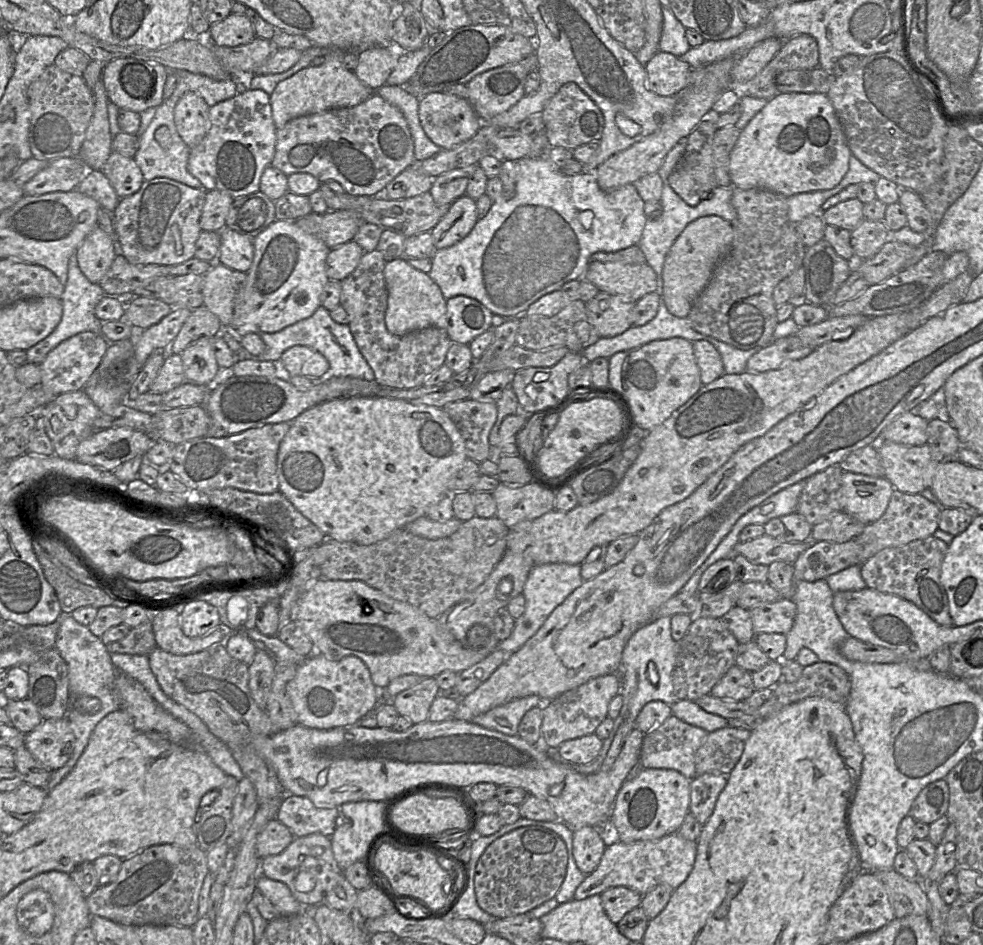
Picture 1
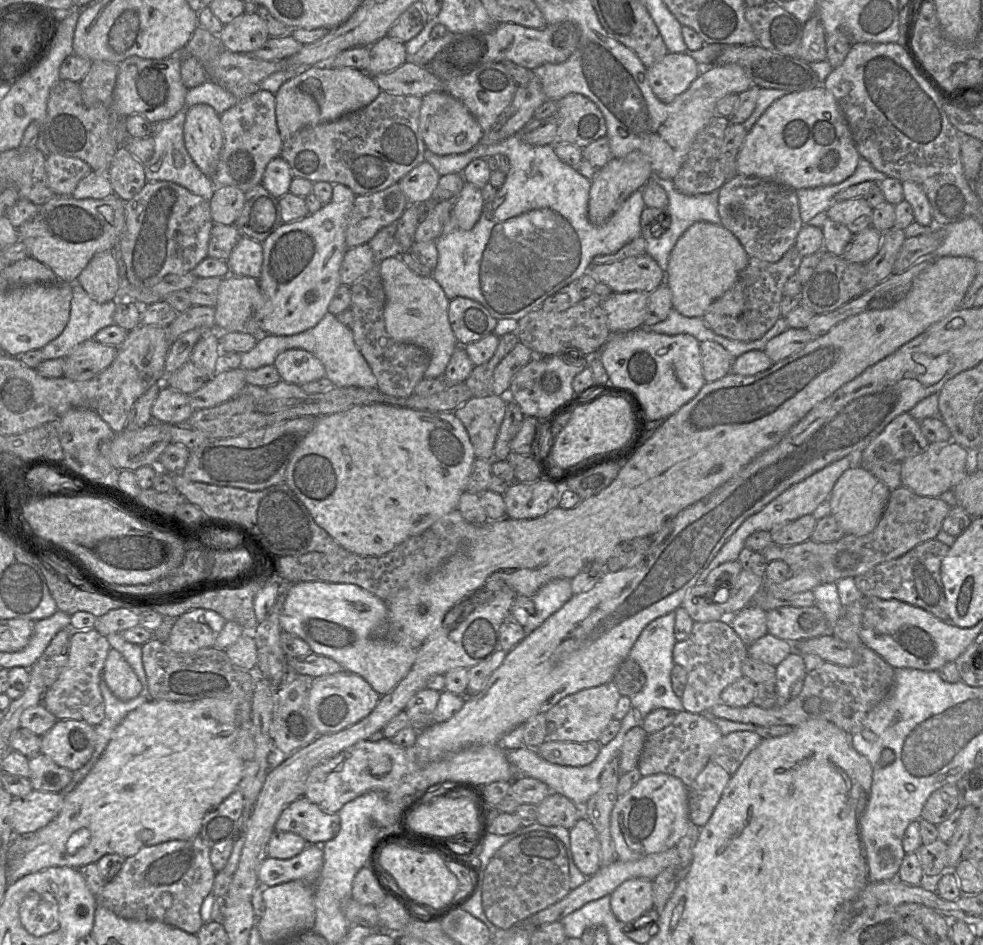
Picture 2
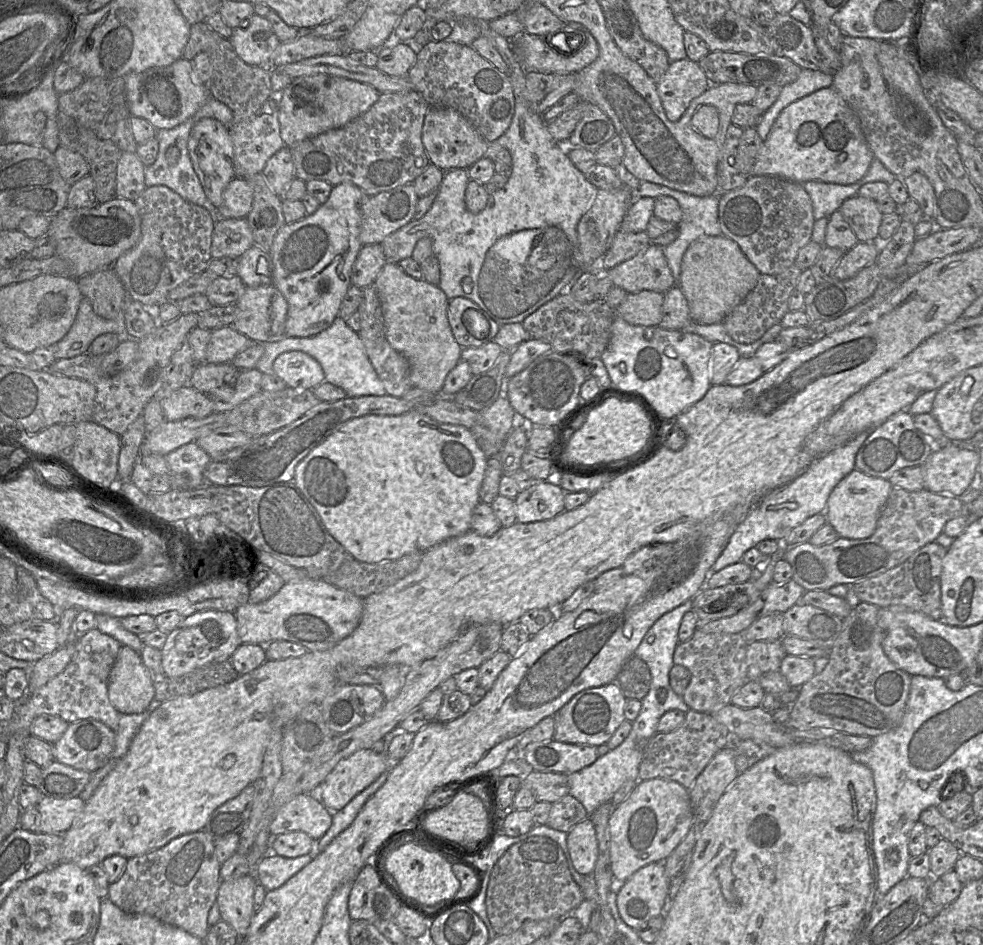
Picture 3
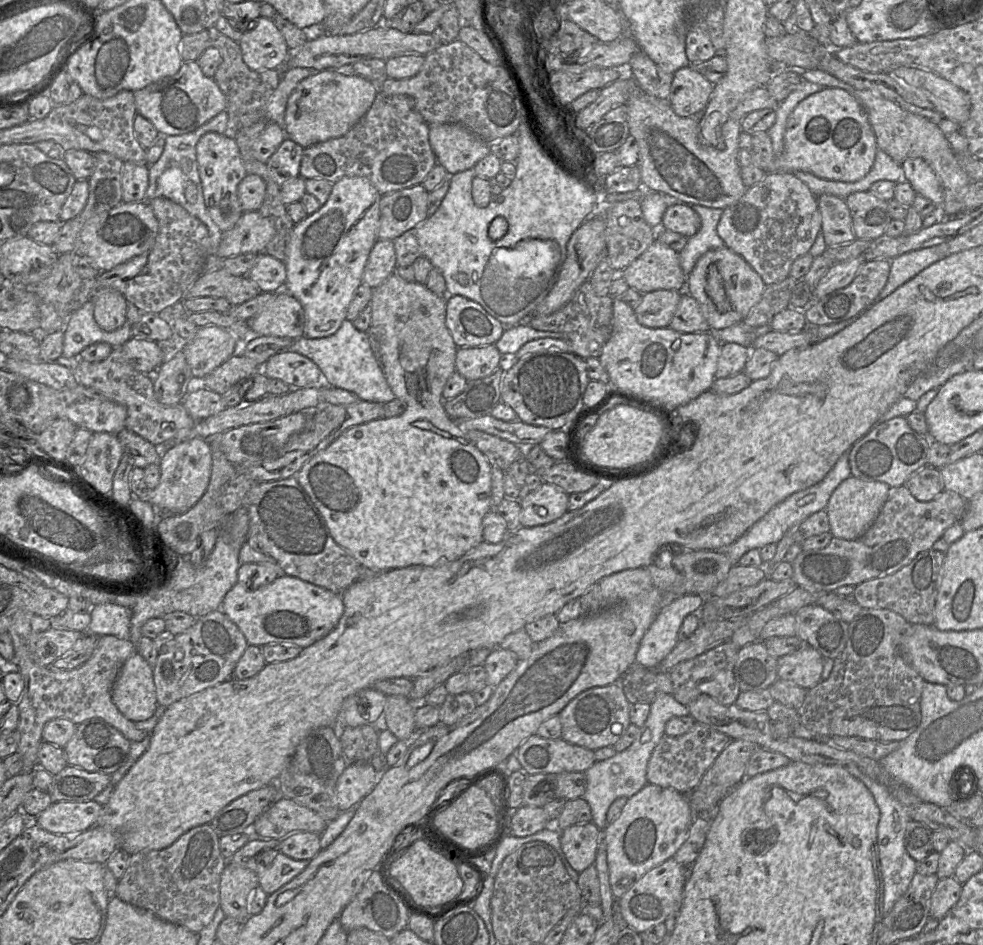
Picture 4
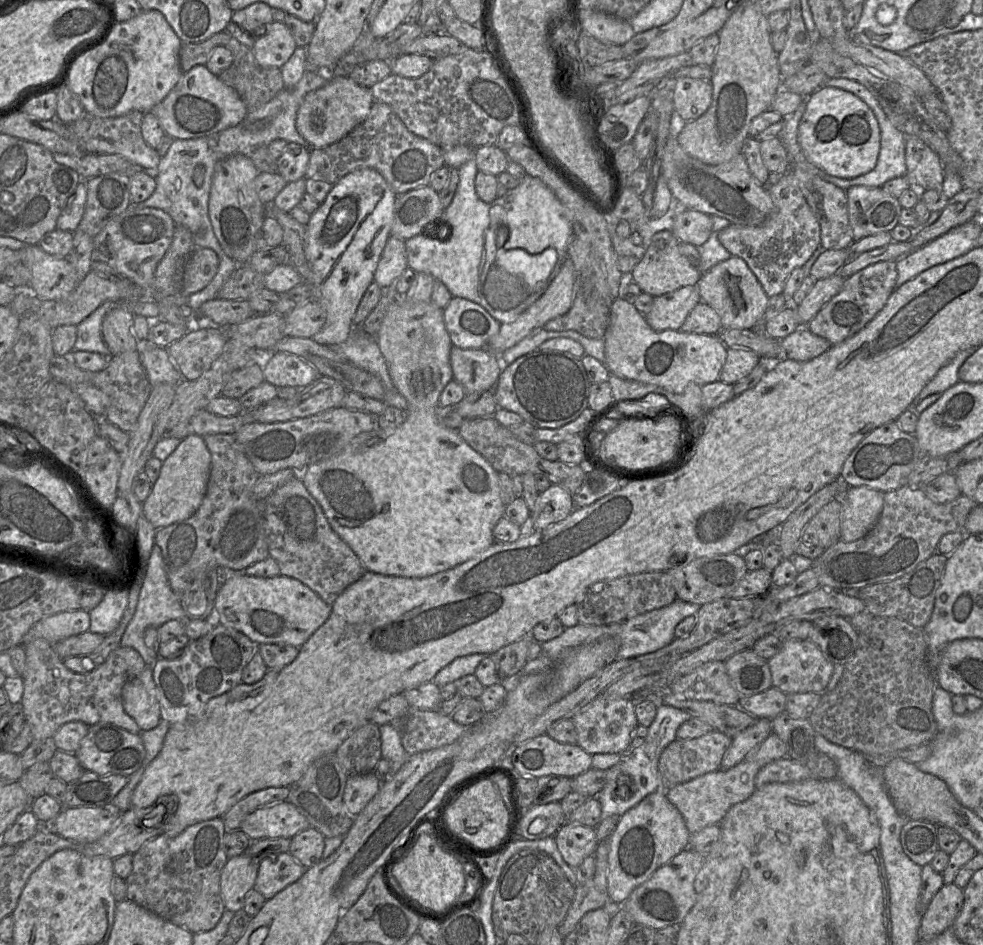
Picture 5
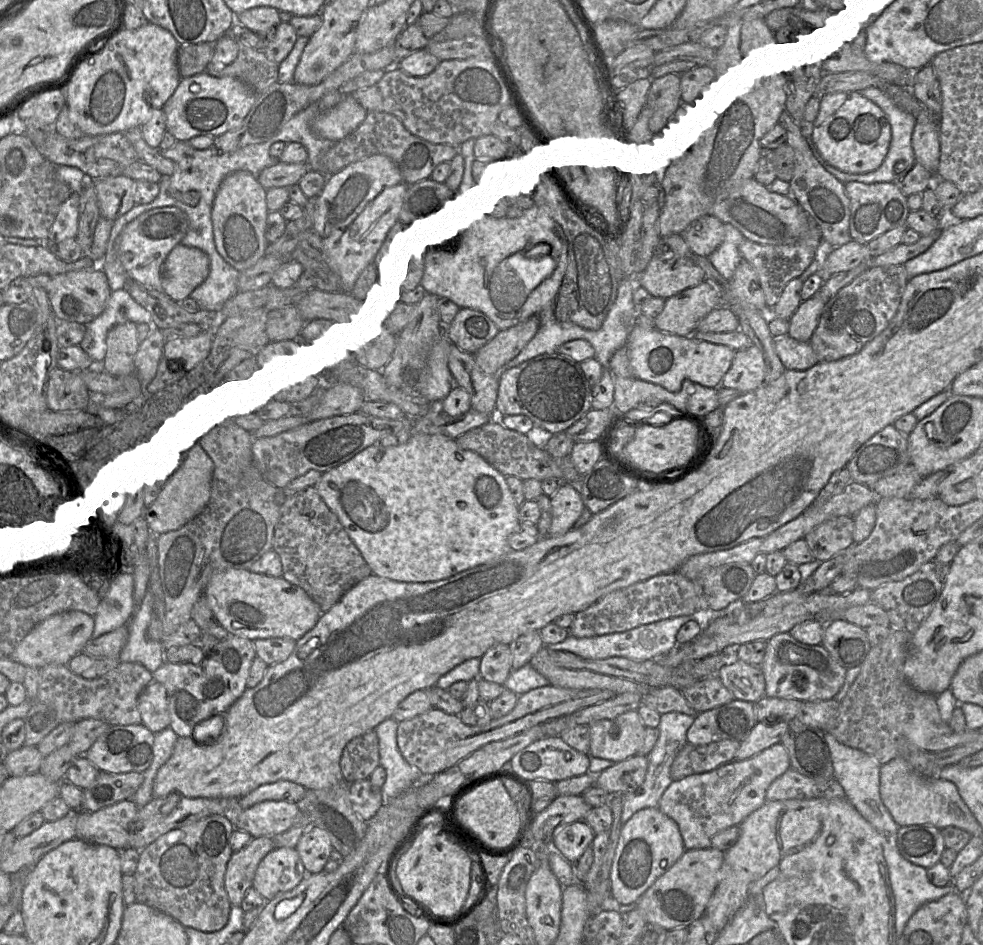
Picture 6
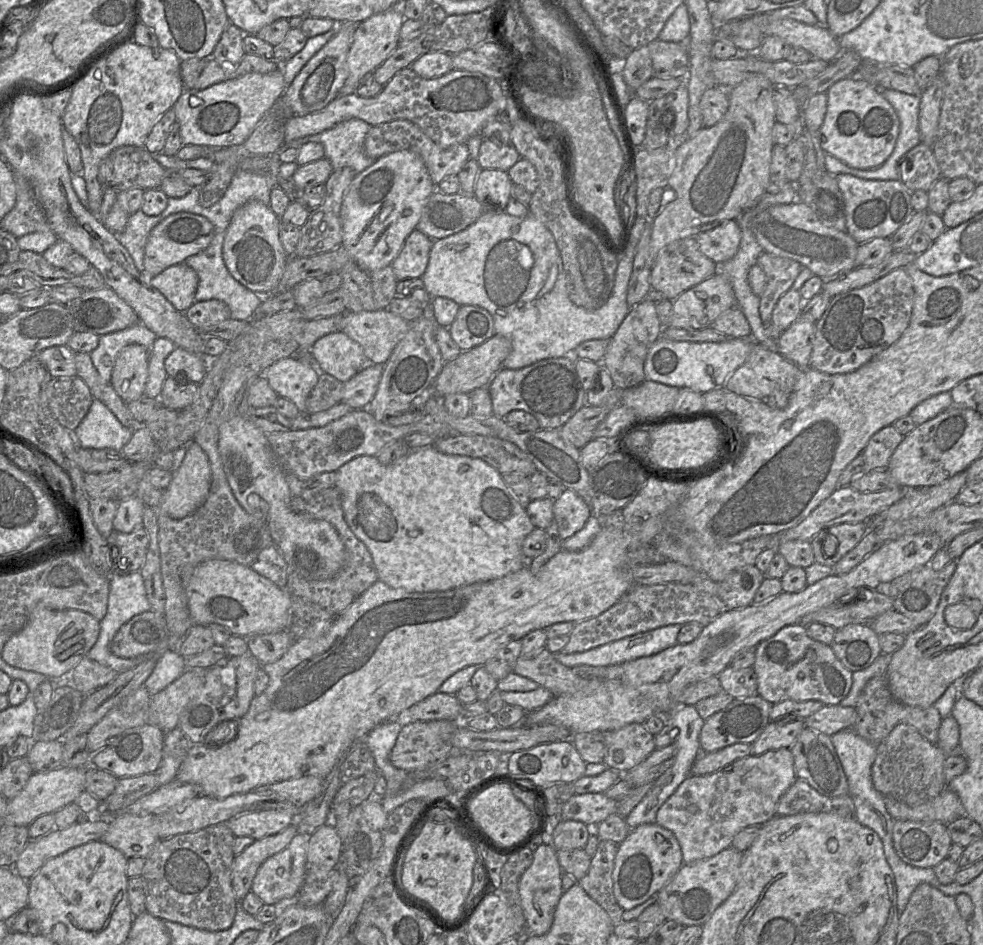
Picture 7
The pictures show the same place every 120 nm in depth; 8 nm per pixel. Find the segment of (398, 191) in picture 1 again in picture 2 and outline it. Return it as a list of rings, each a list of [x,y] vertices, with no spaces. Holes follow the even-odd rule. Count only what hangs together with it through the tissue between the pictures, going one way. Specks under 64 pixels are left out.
[[[422,162],[404,175],[397,184],[409,204],[427,204],[438,185],[440,175],[428,162]]]

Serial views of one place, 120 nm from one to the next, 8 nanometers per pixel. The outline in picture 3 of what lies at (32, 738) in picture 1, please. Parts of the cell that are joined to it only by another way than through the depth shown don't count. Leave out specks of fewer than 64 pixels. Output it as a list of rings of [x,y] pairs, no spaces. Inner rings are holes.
[[[84,719],[69,724],[62,737],[52,746],[55,761],[78,770],[93,772],[109,761],[115,748],[115,732],[98,720]]]

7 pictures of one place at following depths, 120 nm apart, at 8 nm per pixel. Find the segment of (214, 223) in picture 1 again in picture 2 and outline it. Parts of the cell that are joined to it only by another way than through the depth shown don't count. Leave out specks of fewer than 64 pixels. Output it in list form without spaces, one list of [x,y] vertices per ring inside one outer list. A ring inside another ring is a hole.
[[[234,186],[215,187],[209,201],[215,224],[234,225],[245,202],[245,192]]]

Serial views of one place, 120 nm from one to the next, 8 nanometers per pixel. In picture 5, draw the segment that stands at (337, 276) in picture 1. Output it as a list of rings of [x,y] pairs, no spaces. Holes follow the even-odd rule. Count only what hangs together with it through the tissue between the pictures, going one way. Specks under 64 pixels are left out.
[[[391,235],[378,262],[373,281],[383,290],[392,289],[407,267],[405,240]]]

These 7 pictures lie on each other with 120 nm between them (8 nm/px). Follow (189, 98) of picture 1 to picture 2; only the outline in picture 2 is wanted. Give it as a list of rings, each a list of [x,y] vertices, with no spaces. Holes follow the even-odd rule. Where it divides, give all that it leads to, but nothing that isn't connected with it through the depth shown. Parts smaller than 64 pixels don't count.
[[[206,104],[192,106],[184,123],[184,143],[194,164],[212,178],[224,144],[220,115]]]

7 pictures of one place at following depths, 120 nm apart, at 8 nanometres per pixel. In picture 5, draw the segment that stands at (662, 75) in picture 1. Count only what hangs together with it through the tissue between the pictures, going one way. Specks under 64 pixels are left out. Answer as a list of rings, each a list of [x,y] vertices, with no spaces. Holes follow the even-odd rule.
[[[680,77],[674,82],[673,105],[676,118],[692,121],[703,115],[712,103],[710,81]]]

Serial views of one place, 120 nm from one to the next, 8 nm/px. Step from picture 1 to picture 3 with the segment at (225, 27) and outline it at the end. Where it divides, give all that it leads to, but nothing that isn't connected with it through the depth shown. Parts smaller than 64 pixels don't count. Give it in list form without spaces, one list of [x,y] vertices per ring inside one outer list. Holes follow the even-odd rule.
[[[256,15],[249,18],[250,24],[246,29],[234,28],[229,41],[232,43],[237,55],[245,63],[253,66],[268,66],[274,51],[281,44],[280,40],[273,31],[272,25],[266,17]]]

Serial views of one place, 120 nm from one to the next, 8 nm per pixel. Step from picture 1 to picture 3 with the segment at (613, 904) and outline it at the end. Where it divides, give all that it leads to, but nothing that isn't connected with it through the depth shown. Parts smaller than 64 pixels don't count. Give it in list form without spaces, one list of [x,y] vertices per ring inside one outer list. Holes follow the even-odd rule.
[[[653,862],[637,870],[617,892],[616,903],[622,920],[637,929],[653,917],[664,916],[670,881],[663,862]]]

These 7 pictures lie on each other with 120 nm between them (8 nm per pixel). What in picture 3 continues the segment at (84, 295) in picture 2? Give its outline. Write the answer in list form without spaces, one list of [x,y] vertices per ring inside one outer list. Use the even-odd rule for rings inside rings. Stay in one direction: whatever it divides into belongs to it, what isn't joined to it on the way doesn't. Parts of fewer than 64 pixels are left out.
[[[82,297],[71,328],[54,344],[56,360],[87,353],[93,340],[104,333],[114,333],[121,338],[128,338],[124,311],[121,310],[114,319],[104,319],[93,311],[90,301]]]

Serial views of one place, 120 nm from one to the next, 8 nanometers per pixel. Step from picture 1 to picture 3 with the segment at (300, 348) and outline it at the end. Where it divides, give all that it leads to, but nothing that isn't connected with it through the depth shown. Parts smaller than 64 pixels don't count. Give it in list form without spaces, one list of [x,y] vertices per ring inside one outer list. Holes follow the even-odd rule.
[[[288,351],[273,362],[273,373],[290,388],[310,389],[324,382],[320,363],[303,351]]]

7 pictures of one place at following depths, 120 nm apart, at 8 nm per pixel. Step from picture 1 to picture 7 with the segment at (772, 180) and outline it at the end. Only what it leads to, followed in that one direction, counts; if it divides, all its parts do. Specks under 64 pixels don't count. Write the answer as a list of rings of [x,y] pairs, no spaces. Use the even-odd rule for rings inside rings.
[[[850,76],[835,82],[826,94],[827,111],[818,131],[823,150],[857,169],[872,169],[884,163],[895,147],[900,122],[880,88]]]

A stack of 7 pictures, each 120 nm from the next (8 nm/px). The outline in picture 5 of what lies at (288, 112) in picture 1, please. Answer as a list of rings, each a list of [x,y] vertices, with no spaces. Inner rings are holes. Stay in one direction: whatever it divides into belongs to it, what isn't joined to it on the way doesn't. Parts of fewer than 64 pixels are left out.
[[[333,76],[324,86],[305,95],[297,111],[296,129],[310,149],[327,147],[361,124],[374,101],[370,88],[358,85],[349,76]]]

